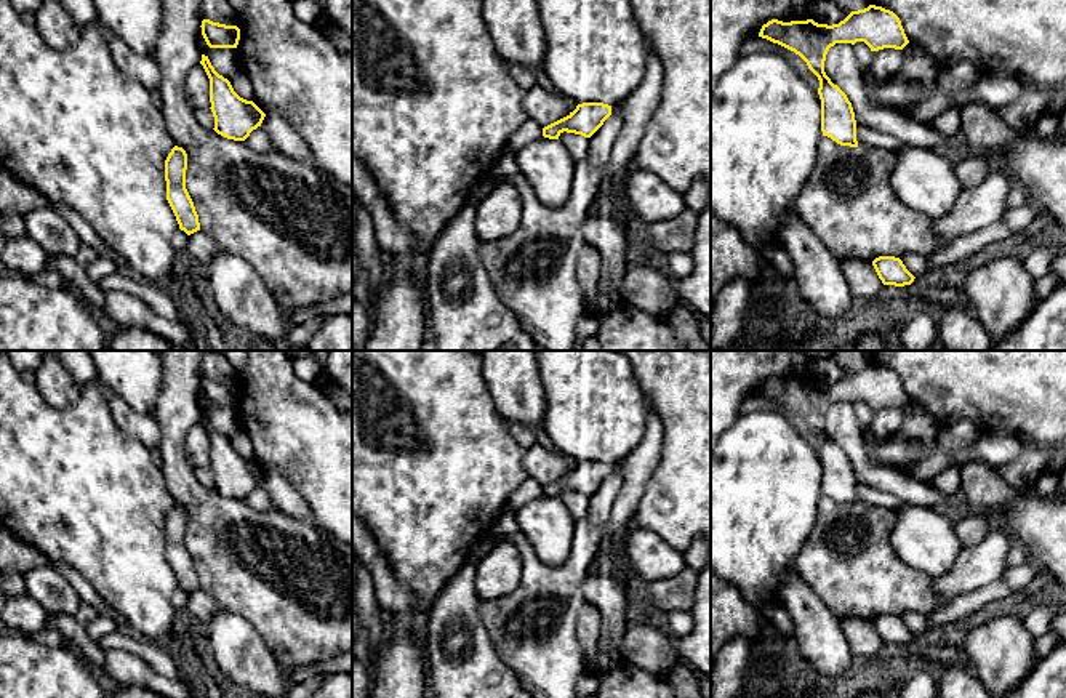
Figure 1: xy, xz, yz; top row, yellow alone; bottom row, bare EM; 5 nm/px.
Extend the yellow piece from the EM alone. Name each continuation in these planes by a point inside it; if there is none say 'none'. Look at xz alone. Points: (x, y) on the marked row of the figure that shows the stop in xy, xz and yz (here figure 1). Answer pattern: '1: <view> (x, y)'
none

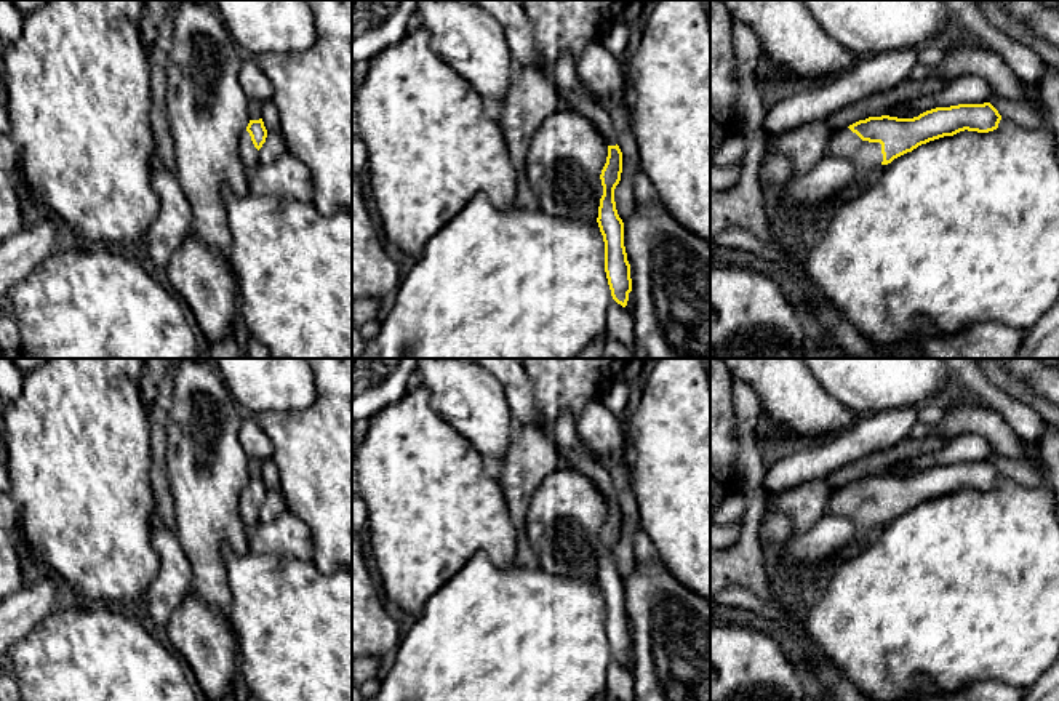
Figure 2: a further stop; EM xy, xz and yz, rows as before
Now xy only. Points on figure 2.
1: xy (250, 156)

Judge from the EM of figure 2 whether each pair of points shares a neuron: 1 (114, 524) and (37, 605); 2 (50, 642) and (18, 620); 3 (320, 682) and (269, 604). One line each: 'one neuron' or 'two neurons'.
1: two neurons
2: two neurons
3: one neuron

